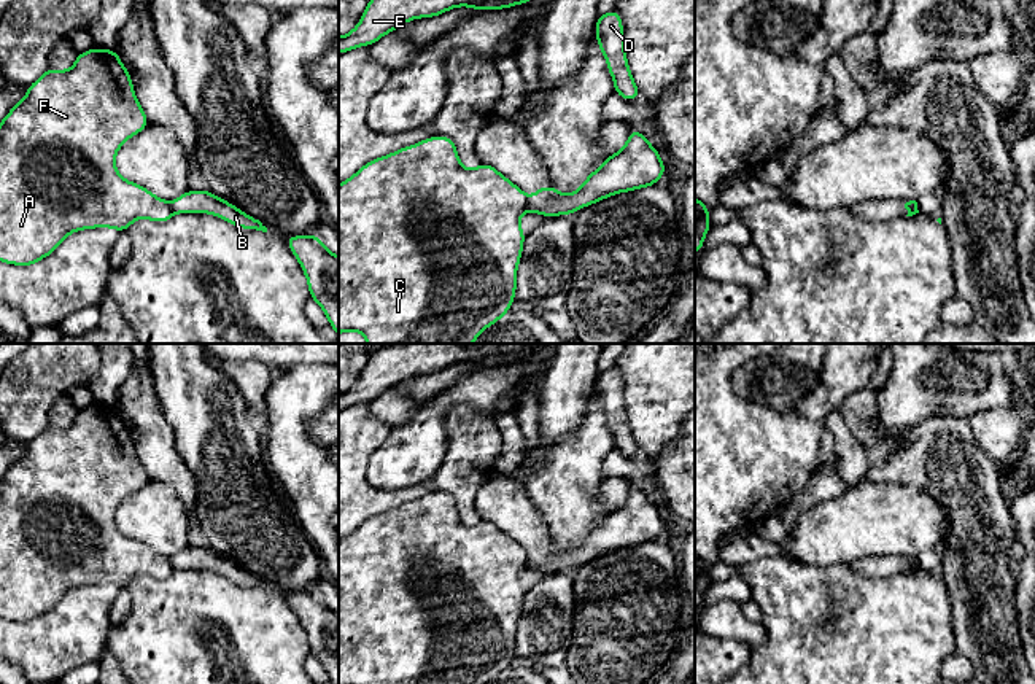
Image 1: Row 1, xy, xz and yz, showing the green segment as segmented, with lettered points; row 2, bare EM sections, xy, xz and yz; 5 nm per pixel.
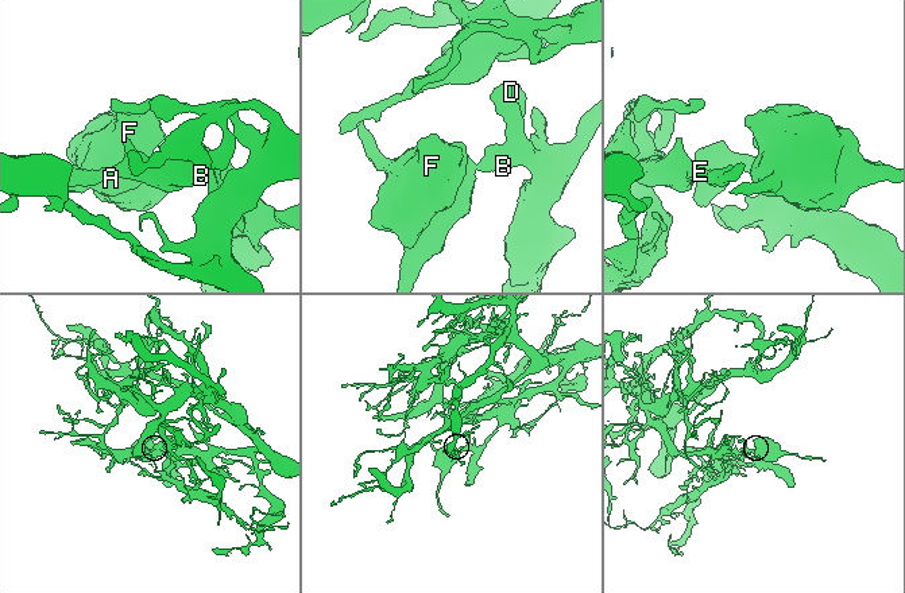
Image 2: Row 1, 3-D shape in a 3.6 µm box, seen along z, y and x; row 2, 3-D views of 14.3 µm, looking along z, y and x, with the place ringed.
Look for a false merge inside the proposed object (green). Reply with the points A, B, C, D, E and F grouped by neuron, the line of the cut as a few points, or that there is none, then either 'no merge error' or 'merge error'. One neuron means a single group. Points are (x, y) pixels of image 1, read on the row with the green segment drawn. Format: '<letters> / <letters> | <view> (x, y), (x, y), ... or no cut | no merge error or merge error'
A C F / B D E | xz (527, 199), (528, 209) | merge error

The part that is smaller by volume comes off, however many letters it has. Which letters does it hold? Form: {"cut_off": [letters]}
{"cut_off": ["A", "C", "F"]}

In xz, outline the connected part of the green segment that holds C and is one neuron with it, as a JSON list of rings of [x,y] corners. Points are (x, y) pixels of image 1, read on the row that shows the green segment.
[[[445,135],[424,138],[388,156],[369,161],[339,185],[339,334],[361,332],[367,344],[472,344],[490,325],[506,315],[515,301],[517,267],[526,234],[520,216],[528,212],[526,194],[490,164],[464,169],[456,145]]]

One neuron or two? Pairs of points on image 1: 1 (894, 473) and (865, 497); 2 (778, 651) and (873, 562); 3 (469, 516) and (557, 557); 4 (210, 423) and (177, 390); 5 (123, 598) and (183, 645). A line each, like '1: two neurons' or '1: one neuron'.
1: two neurons
2: two neurons
3: two neurons
4: one neuron
5: two neurons

